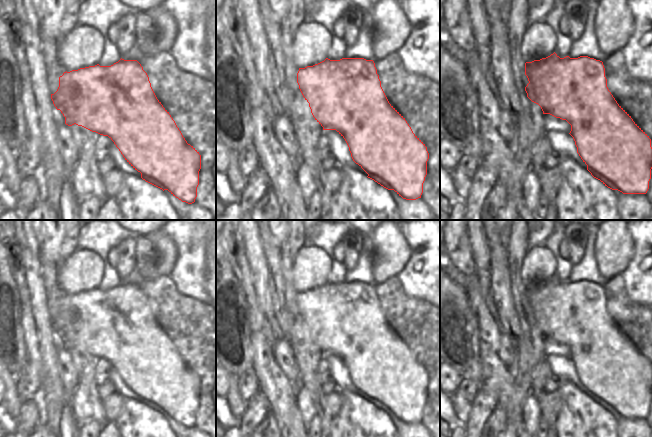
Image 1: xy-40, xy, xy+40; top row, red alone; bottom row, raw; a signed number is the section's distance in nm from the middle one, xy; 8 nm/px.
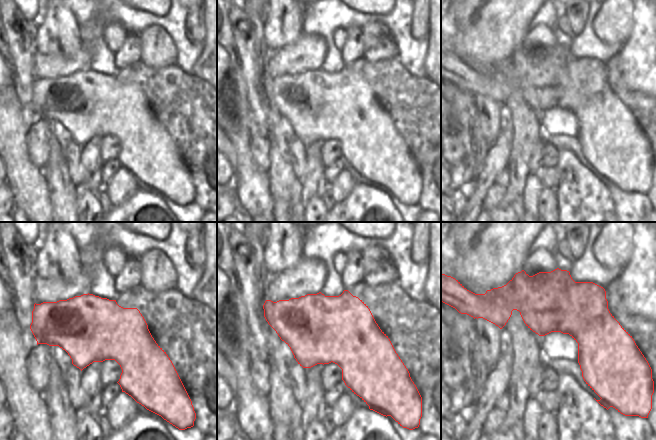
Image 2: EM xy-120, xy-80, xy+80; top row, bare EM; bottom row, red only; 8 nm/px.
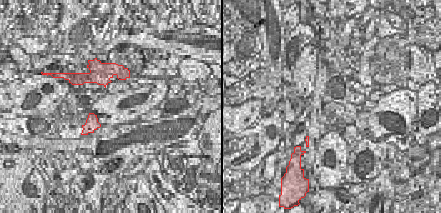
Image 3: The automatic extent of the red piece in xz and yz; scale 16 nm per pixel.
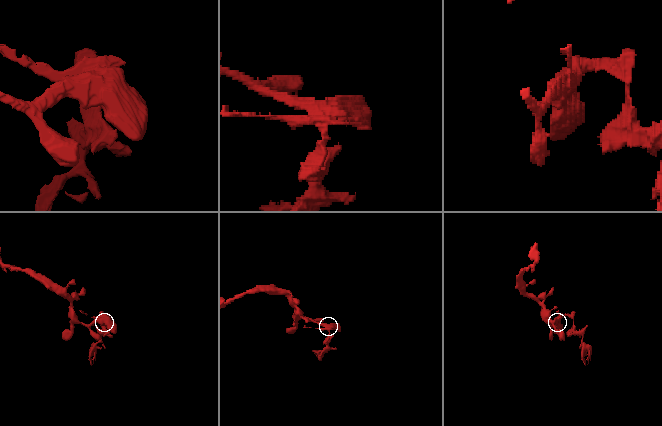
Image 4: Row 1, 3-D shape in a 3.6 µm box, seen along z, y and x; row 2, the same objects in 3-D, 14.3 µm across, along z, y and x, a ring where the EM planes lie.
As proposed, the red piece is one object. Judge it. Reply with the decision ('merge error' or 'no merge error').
merge error

